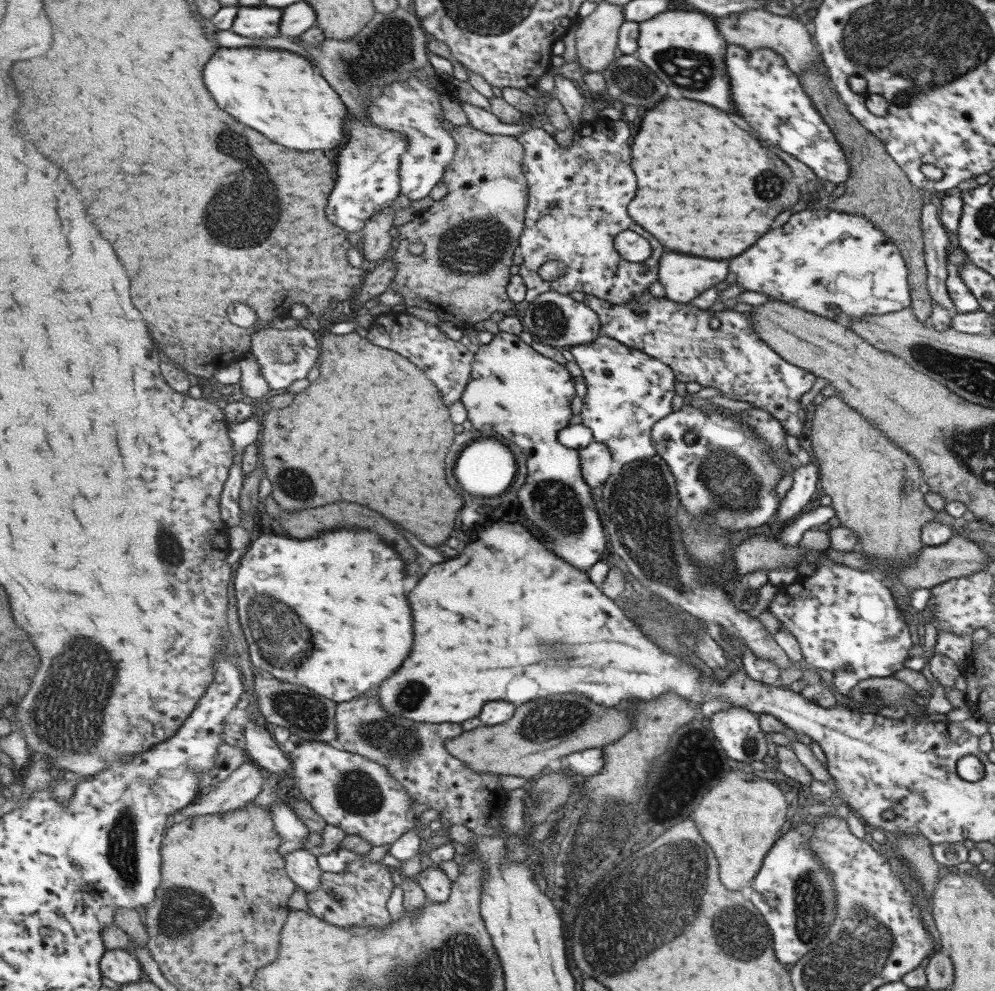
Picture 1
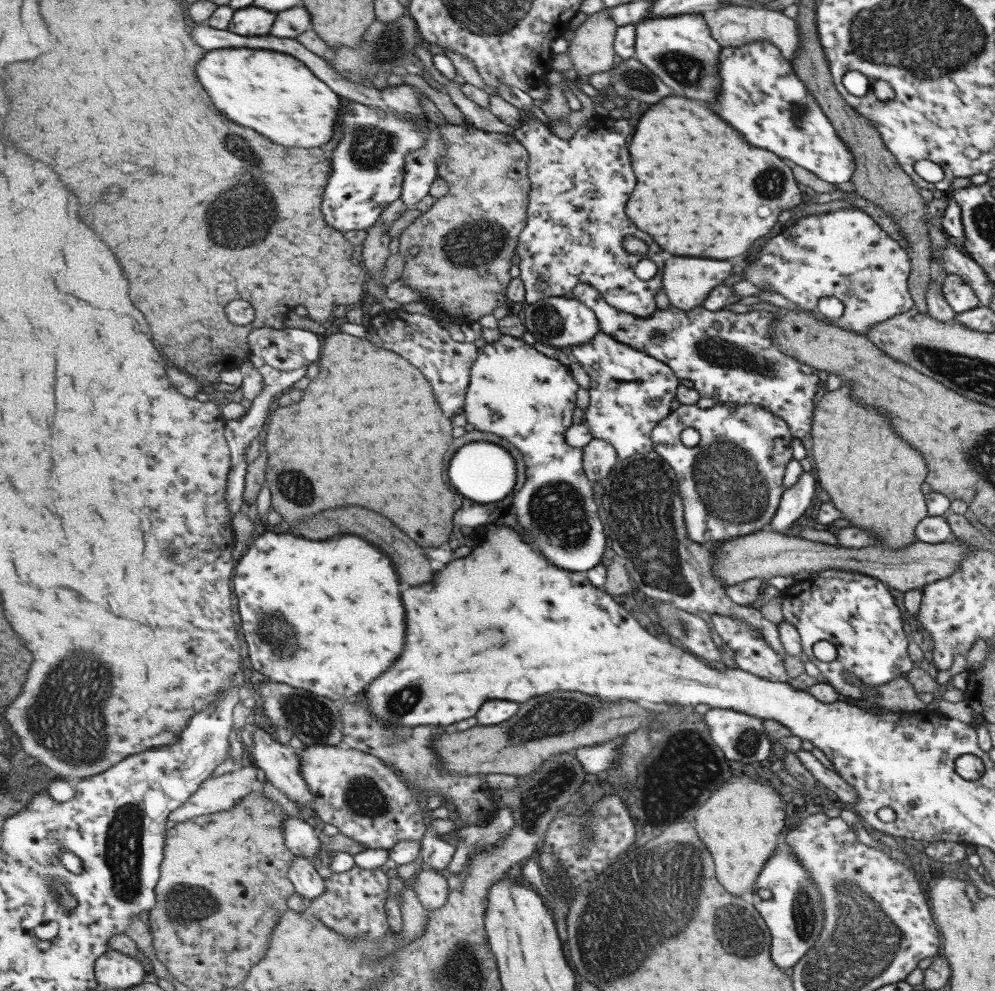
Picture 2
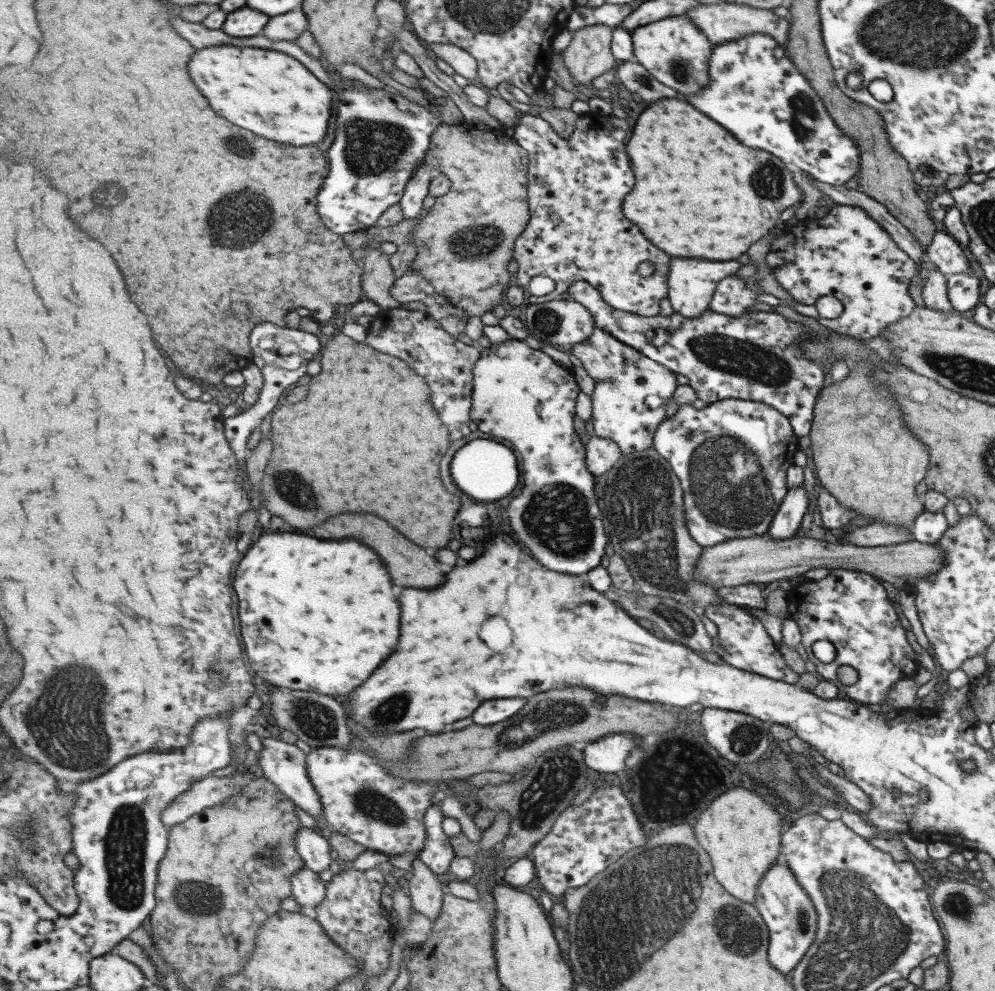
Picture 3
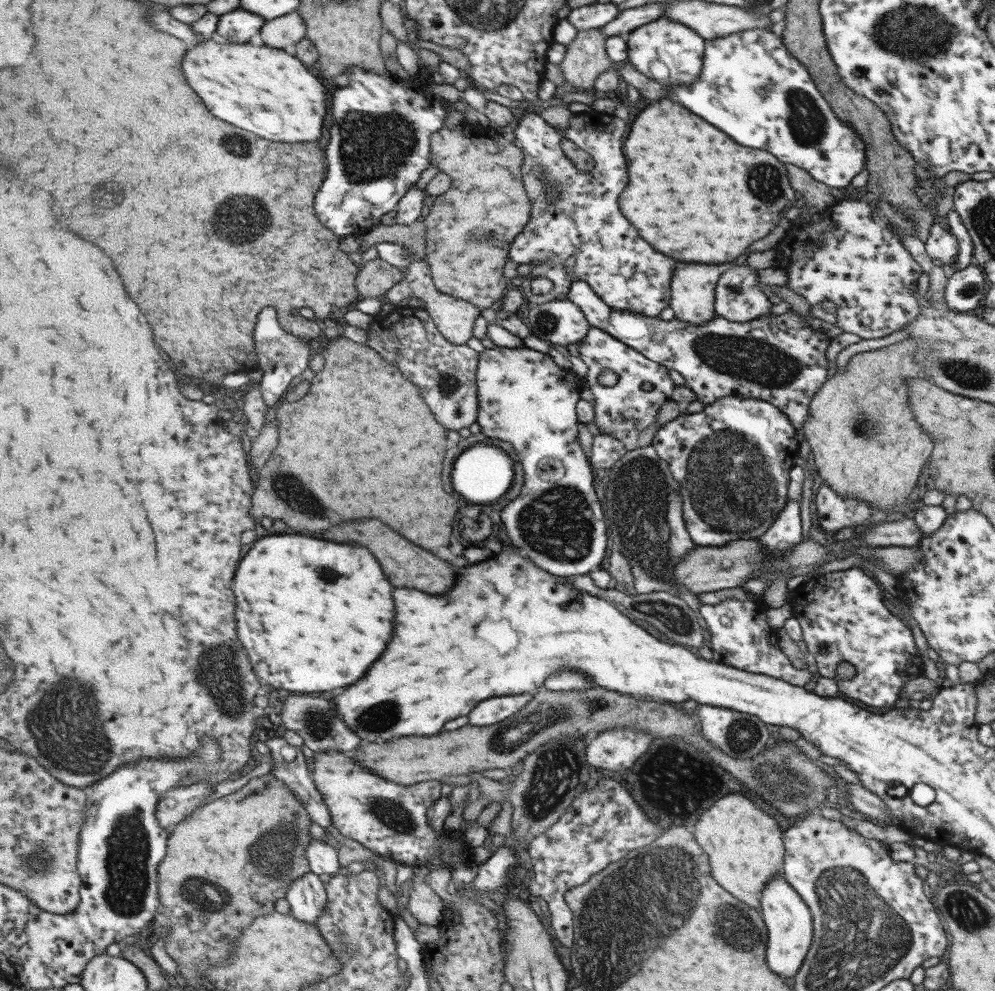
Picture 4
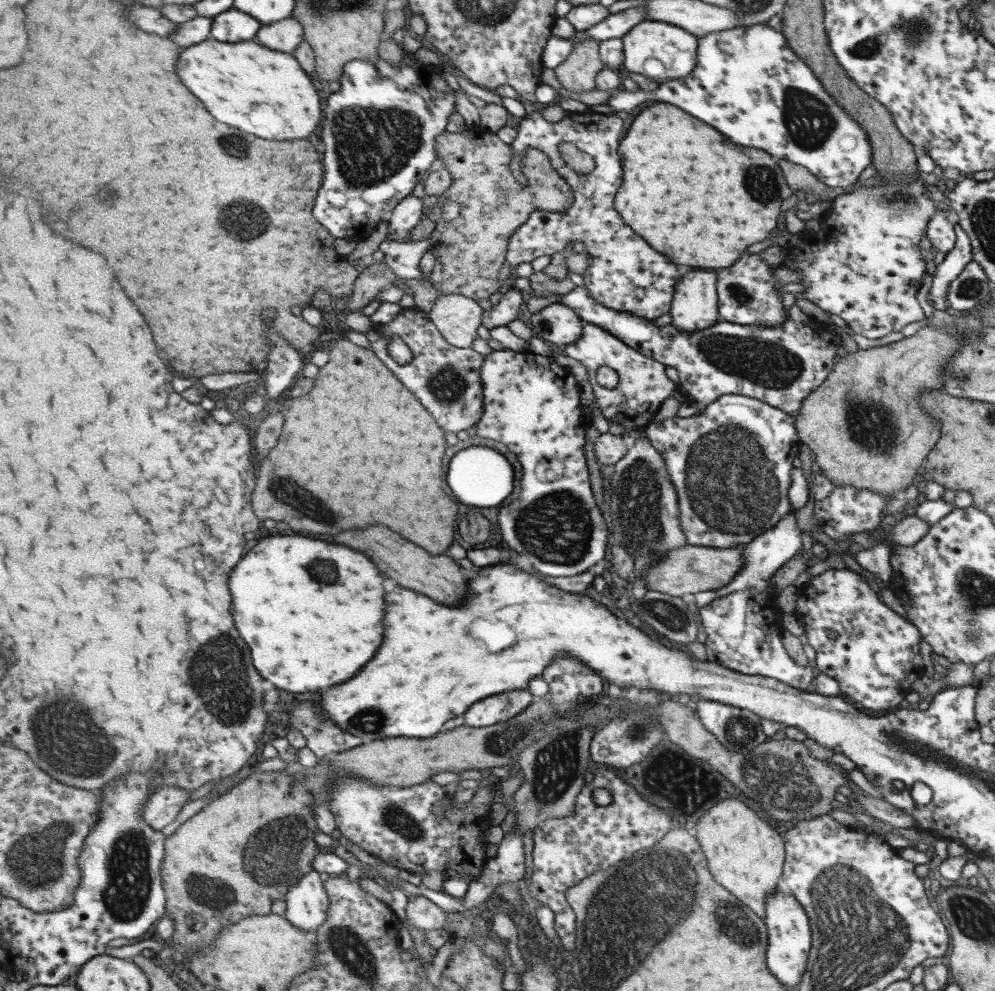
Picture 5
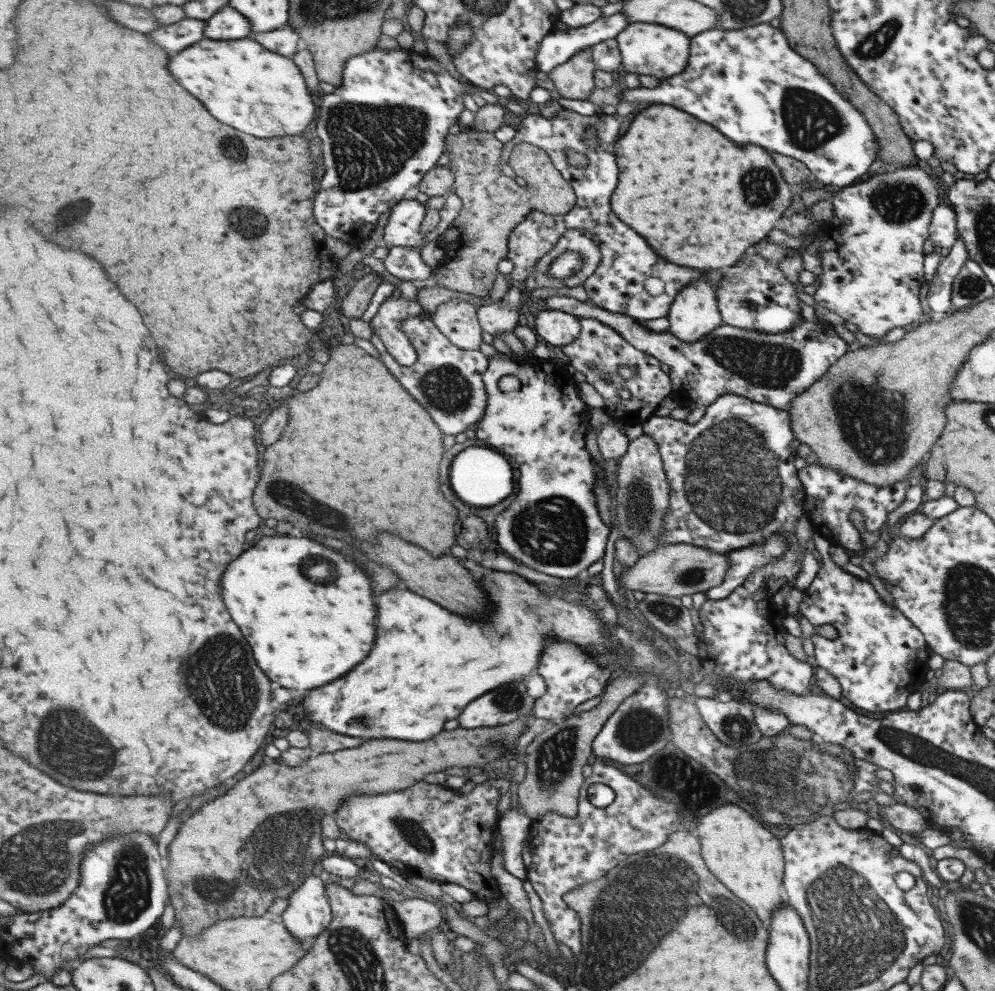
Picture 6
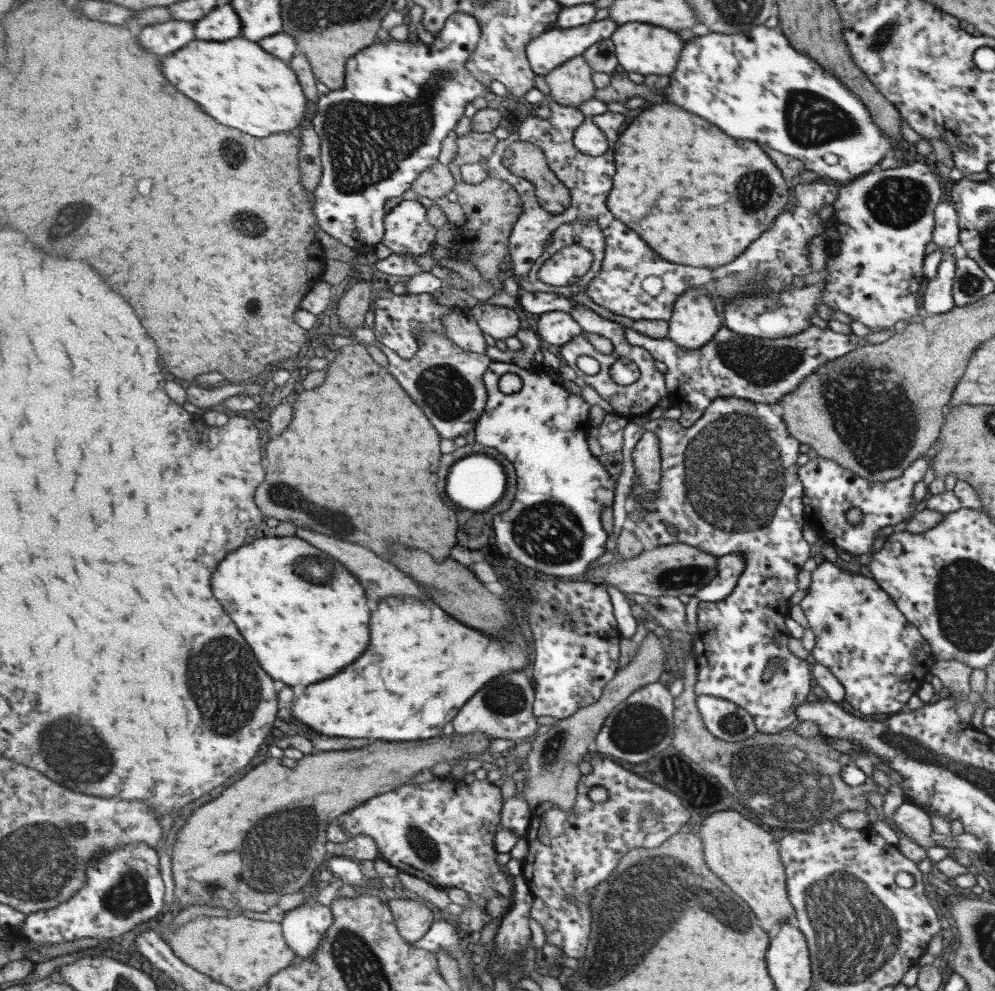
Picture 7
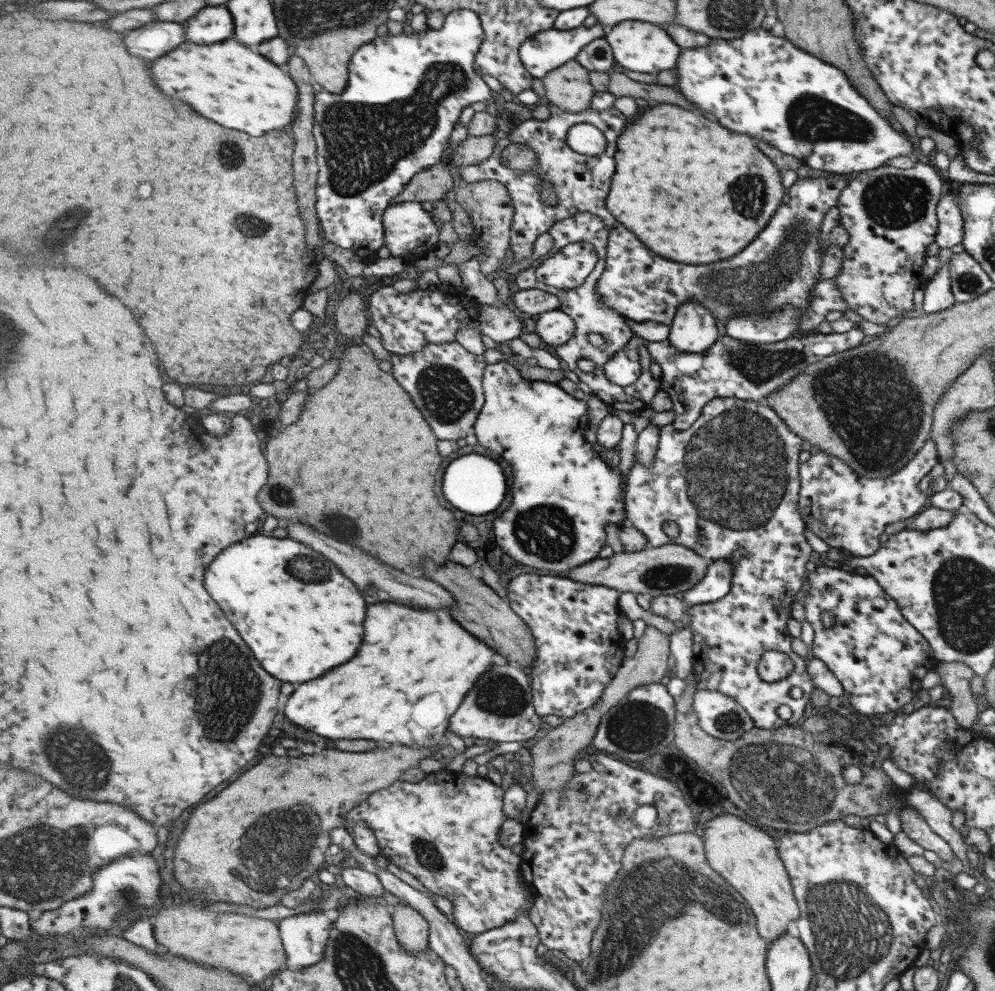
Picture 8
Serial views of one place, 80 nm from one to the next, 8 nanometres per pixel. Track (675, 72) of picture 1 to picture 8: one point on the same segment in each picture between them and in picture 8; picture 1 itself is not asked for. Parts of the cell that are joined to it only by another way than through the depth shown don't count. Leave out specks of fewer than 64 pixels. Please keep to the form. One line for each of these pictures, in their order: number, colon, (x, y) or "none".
2: (679, 50)
3: (672, 50)
4: (667, 52)
5: (657, 50)
6: (648, 49)
7: (646, 49)
8: (643, 47)

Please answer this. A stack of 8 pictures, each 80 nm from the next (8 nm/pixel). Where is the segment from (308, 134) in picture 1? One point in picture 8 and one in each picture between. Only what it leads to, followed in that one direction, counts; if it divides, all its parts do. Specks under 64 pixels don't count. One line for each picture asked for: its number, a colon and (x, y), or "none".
2: (274, 93)
3: (270, 93)
4: (265, 90)
5: (265, 92)
6: (257, 91)
7: (244, 87)
8: (228, 82)

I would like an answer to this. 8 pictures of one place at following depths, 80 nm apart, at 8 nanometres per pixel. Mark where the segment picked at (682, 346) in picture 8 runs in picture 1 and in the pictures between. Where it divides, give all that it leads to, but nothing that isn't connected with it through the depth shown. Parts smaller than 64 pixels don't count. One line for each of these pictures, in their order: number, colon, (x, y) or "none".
1: (683, 277)
2: (686, 281)
3: (691, 283)
4: (692, 287)
5: (693, 304)
6: (693, 313)
7: (693, 322)

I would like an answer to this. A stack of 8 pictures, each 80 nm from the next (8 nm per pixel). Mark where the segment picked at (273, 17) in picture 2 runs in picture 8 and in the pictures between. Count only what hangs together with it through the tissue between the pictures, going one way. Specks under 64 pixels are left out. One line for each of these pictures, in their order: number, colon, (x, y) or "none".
3: (246, 22)
4: (240, 26)
5: (235, 26)
6: (229, 25)
7: (223, 23)
8: (216, 24)

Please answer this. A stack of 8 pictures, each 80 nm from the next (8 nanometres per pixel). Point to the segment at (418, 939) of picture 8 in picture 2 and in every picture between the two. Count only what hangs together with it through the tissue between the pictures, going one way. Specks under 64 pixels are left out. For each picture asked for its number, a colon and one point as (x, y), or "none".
2: (431, 886)
3: (426, 891)
4: (425, 905)
5: (422, 913)
6: (418, 916)
7: (414, 919)

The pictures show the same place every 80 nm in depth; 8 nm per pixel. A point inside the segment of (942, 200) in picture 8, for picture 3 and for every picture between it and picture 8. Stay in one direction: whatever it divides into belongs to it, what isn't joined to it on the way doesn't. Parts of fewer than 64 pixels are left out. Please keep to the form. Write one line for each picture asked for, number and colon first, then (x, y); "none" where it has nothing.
3: (943, 252)
4: (941, 245)
5: (939, 231)
6: (942, 231)
7: (945, 231)

